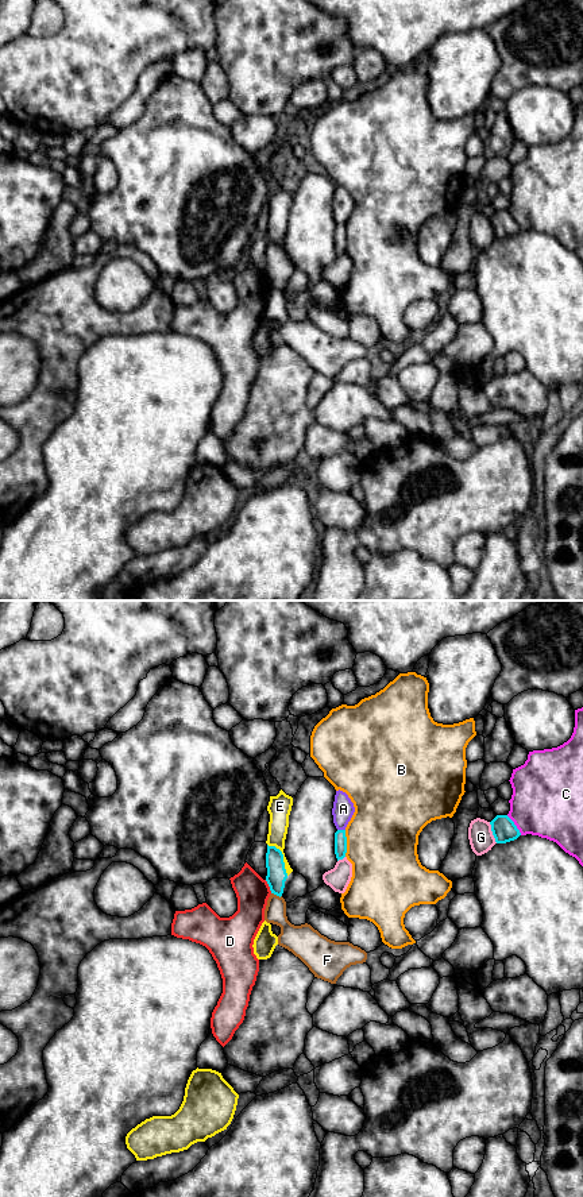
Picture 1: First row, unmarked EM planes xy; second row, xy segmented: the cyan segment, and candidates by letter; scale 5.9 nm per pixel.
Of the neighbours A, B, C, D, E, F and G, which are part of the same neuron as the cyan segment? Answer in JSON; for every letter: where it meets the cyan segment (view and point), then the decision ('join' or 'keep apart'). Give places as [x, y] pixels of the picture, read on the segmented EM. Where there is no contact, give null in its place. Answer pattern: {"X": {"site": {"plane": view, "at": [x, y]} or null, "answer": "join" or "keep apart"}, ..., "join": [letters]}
{"A": {"site": {"plane": "xy", "at": [342, 830]}, "answer": "keep apart"}, "B": {"site": {"plane": "xy", "at": [346, 844]}, "answer": "keep apart"}, "C": {"site": {"plane": "xy", "at": [514, 825]}, "answer": "keep apart"}, "D": {"site": {"plane": "xy", "at": [269, 885]}, "answer": "keep apart"}, "E": {"site": {"plane": "xy", "at": [282, 857]}, "answer": "keep apart"}, "F": {"site": {"plane": "xy", "at": [277, 895]}, "answer": "keep apart"}, "G": {"site": {"plane": "xy", "at": [493, 833]}, "answer": "keep apart"}, "join": []}

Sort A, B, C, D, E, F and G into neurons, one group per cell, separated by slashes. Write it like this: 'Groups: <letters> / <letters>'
Groups: A / B / C / D / E / F / G

